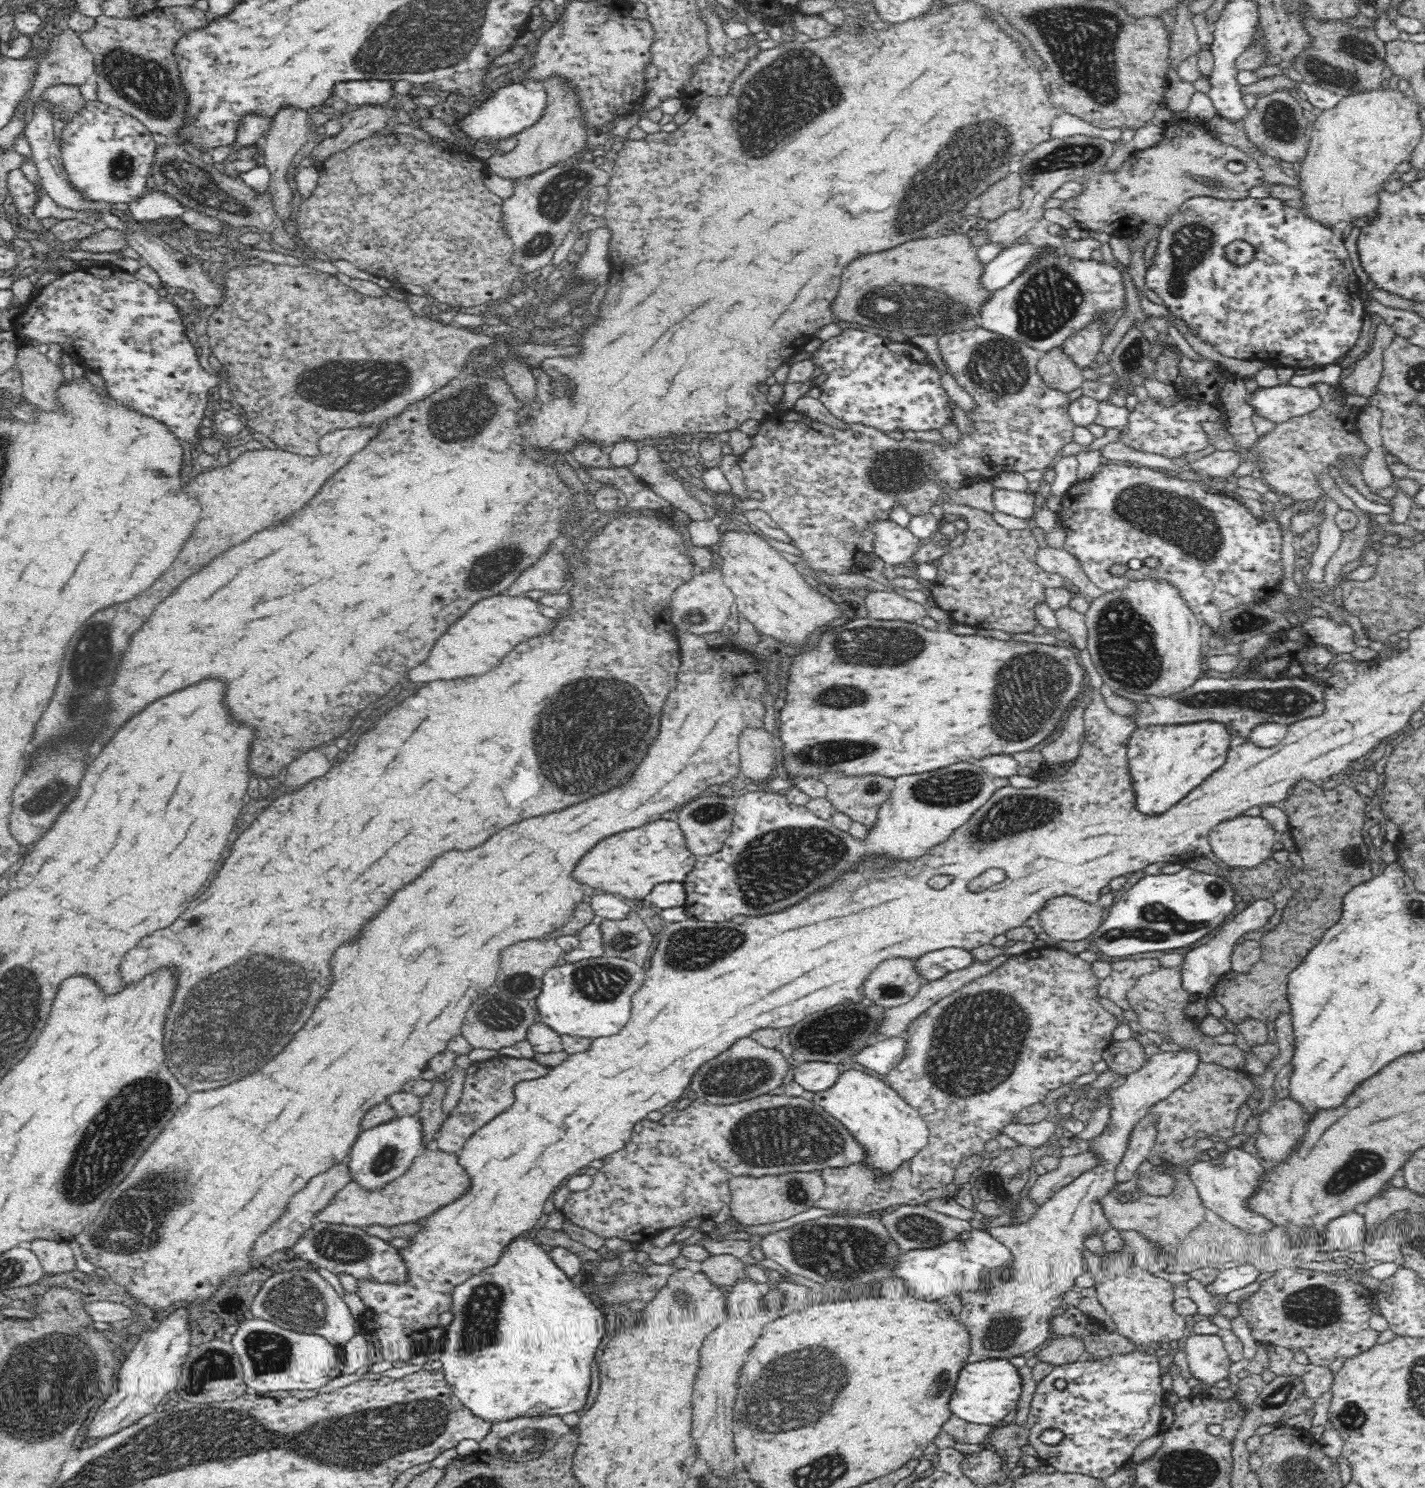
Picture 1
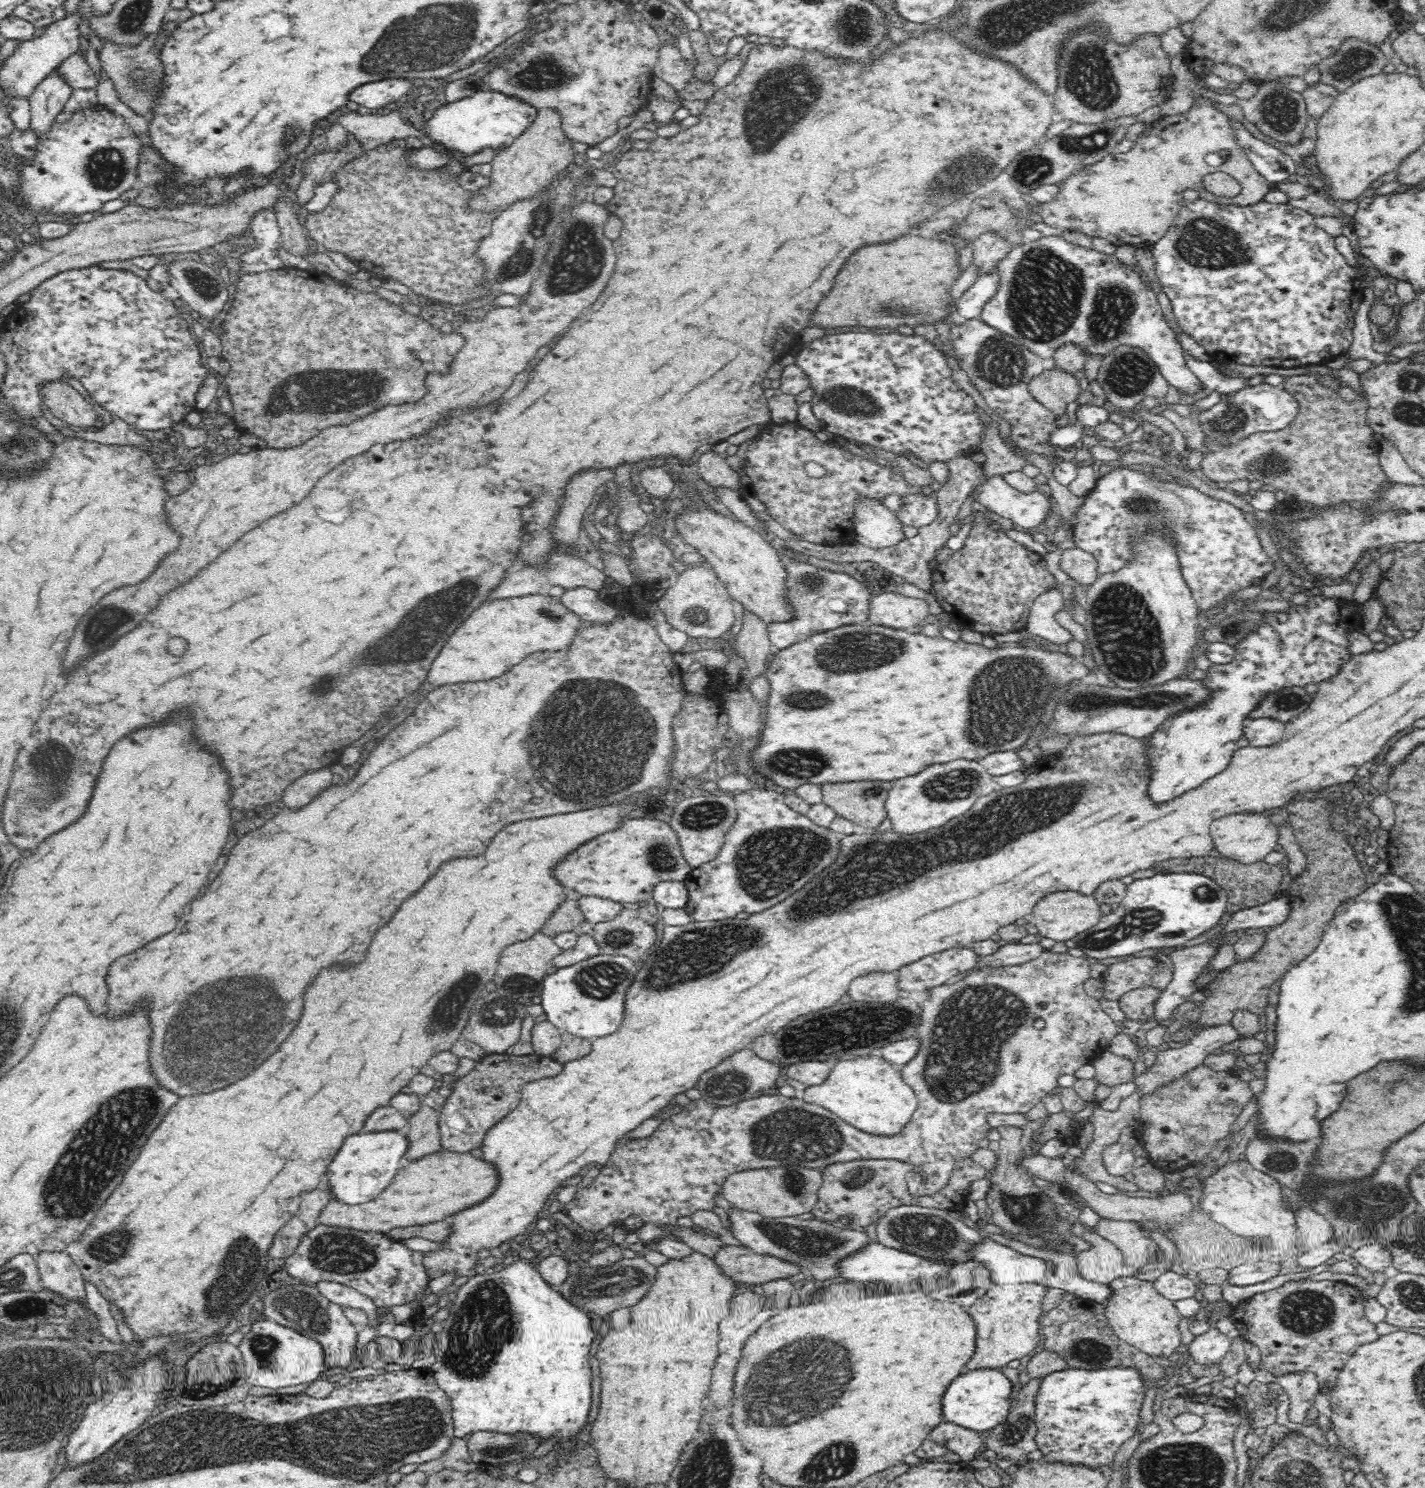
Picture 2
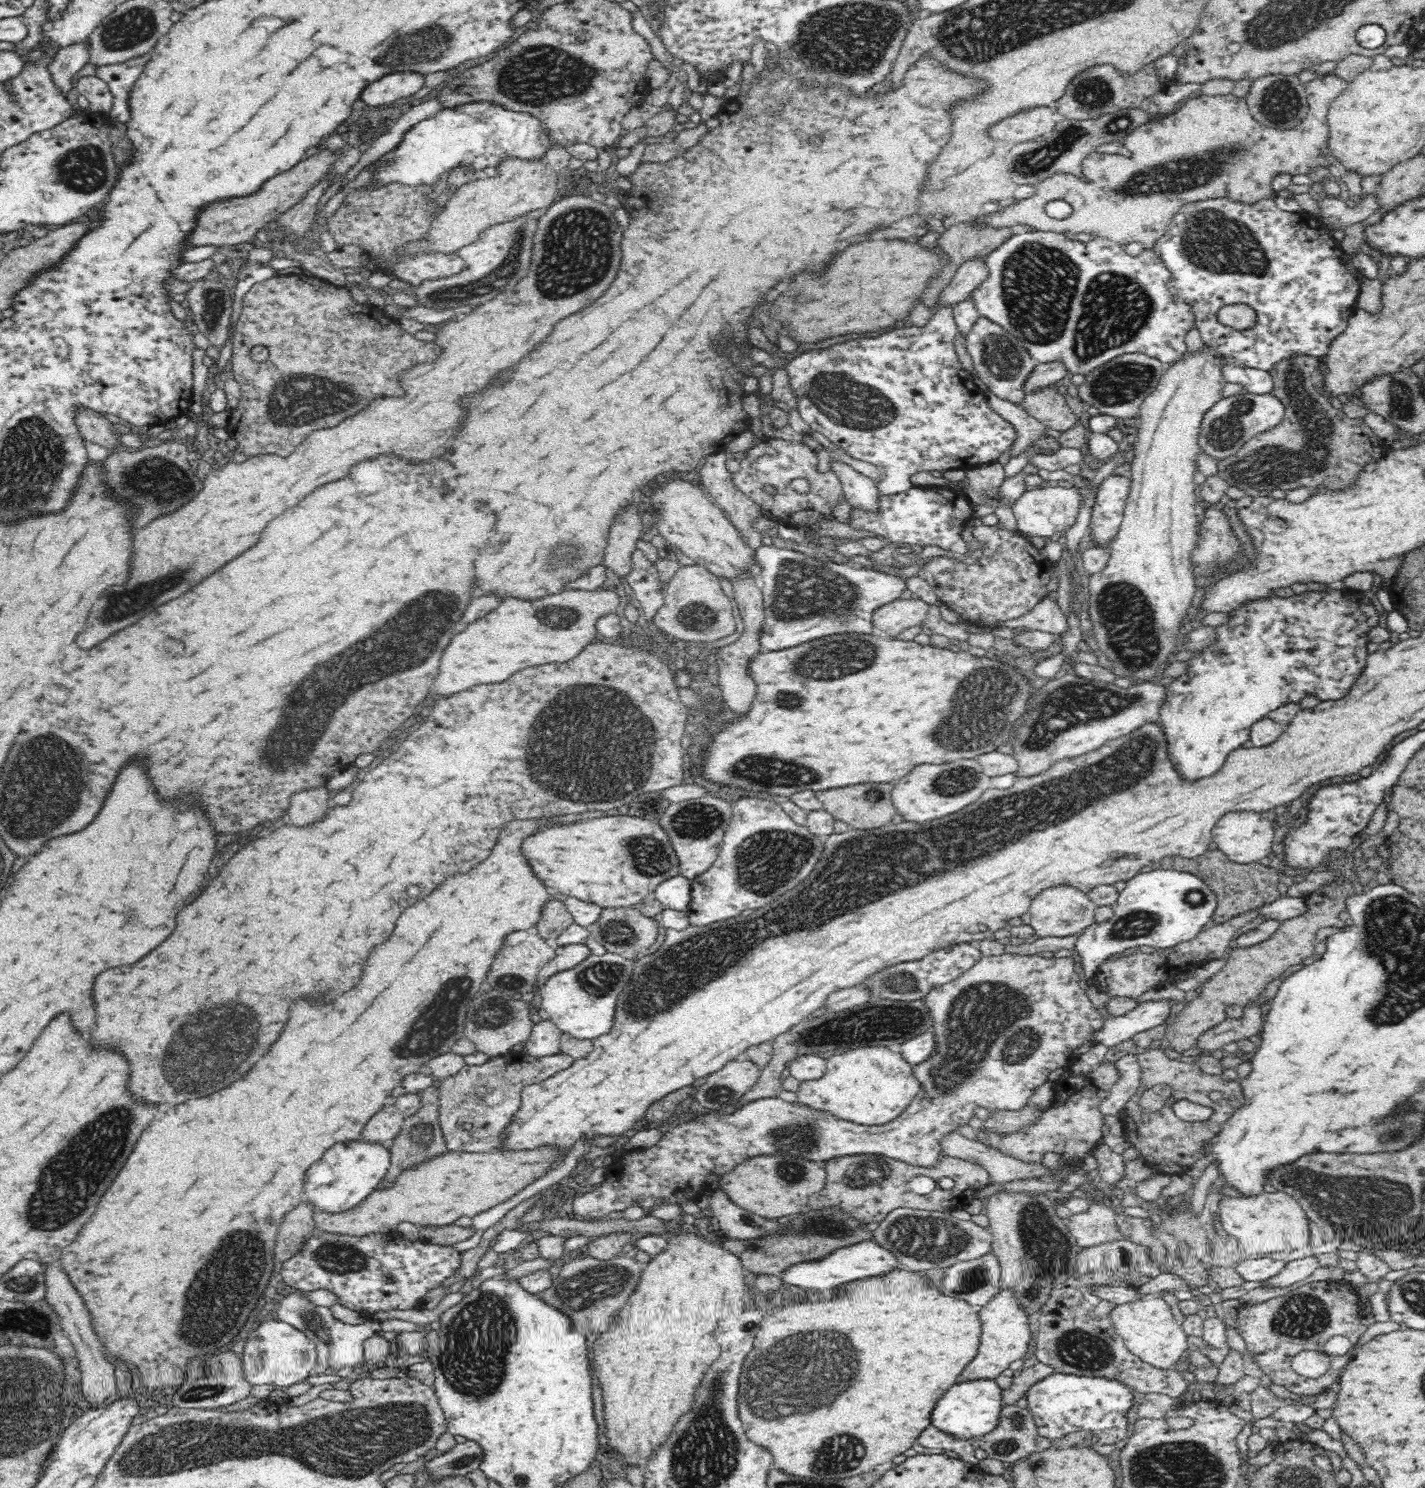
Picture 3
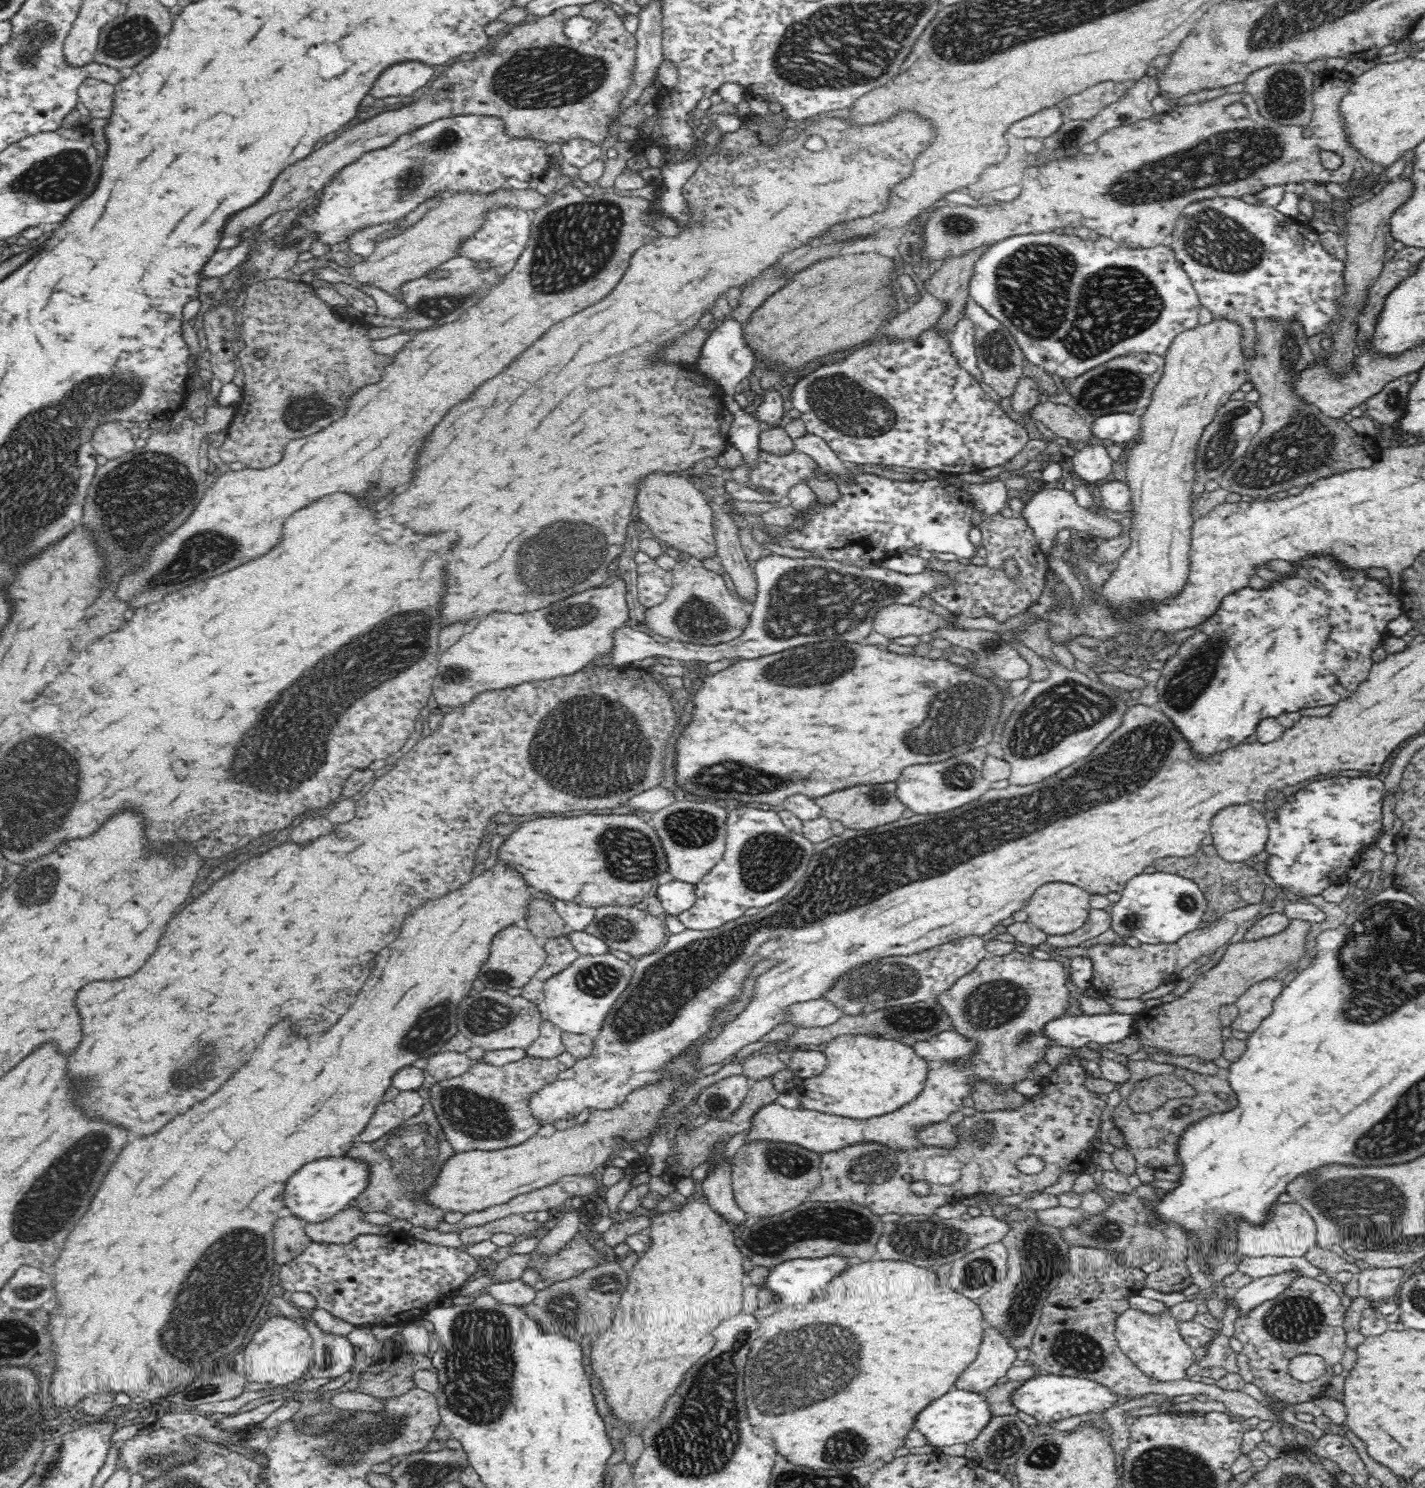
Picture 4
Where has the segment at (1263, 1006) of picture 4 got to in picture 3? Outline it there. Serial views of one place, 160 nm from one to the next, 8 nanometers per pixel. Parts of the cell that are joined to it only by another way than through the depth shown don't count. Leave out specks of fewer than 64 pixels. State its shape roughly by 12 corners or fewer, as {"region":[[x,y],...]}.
{"region":[[1261,1002],[1197,1036],[1191,1057],[1243,1042],[1263,1027]]}

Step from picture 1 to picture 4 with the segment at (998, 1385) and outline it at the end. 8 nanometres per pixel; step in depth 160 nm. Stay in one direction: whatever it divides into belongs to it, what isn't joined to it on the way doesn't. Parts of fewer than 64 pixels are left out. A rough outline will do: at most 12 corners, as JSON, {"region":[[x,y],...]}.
{"region":[[954,1388],[917,1417],[936,1448],[970,1445],[992,1417],[984,1392]]}

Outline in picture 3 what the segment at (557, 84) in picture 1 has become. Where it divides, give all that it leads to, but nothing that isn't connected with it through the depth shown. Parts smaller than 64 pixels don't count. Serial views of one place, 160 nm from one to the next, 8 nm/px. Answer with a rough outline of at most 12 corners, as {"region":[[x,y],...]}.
{"region":[[570,148],[504,157],[456,189],[409,252],[458,251],[491,224],[547,209]]}

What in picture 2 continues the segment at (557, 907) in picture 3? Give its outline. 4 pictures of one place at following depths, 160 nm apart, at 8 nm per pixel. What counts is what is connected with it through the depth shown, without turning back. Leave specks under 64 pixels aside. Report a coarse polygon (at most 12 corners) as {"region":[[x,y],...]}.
{"region":[[578,901],[564,902],[543,924],[541,933],[554,939],[585,922]]}

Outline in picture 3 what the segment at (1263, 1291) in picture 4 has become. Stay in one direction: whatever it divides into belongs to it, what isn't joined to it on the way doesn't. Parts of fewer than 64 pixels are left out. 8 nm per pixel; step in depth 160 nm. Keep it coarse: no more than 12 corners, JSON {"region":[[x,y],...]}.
{"region":[[1318,1255],[1289,1261],[1280,1275],[1264,1280],[1265,1289],[1291,1287],[1309,1278]]}

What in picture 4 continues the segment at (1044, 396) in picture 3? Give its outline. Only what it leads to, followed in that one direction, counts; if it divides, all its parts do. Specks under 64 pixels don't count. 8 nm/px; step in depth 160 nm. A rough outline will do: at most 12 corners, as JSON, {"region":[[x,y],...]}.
{"region":[[1040,401],[1025,415],[1068,441],[1096,441],[1071,404]]}

